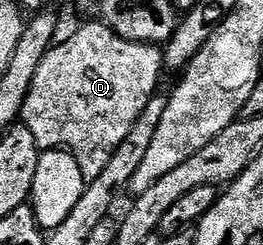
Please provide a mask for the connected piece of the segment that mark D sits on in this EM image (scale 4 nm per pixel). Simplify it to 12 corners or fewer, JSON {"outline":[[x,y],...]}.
{"outline":[[102,20],[56,41],[25,98],[40,151],[105,172],[163,52]]}

